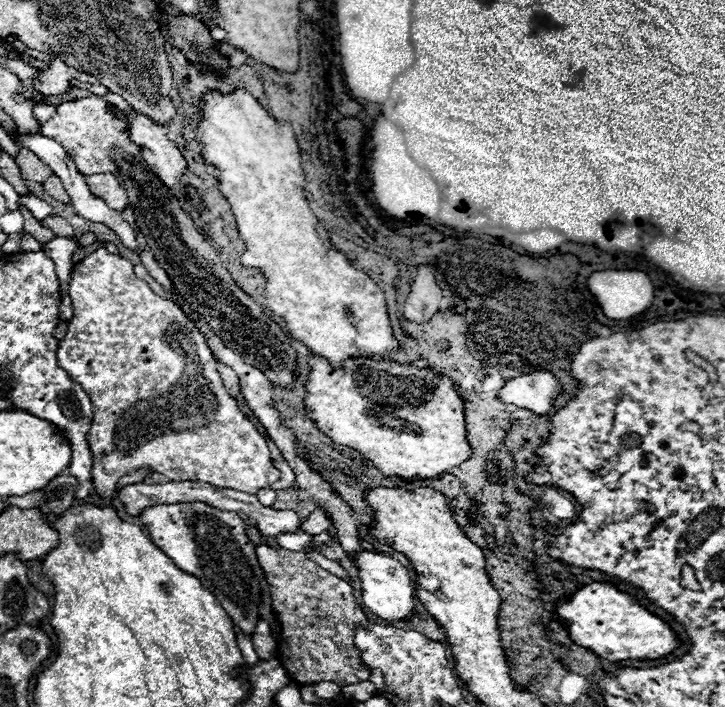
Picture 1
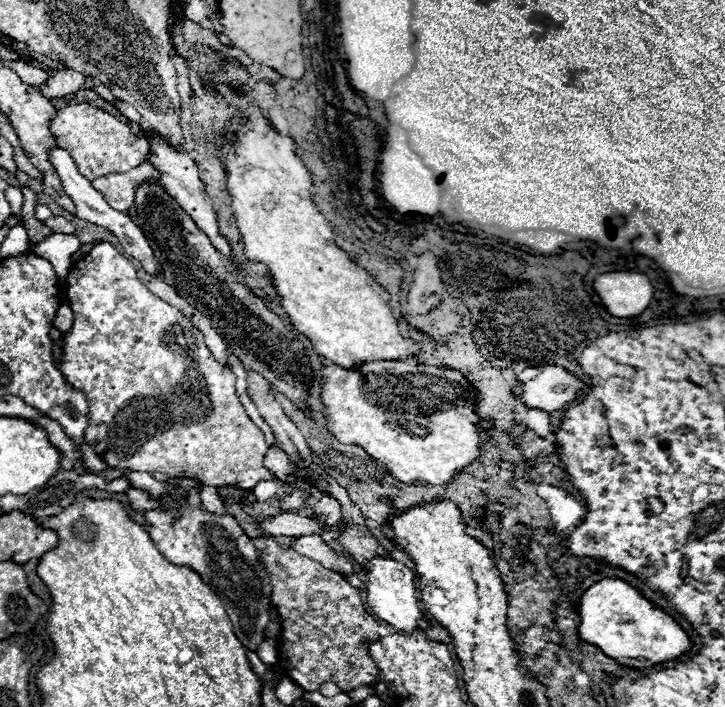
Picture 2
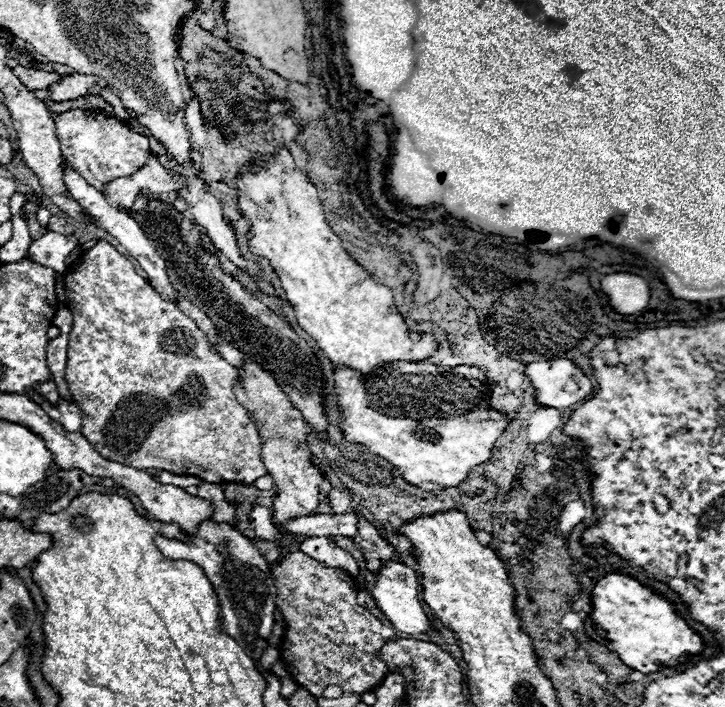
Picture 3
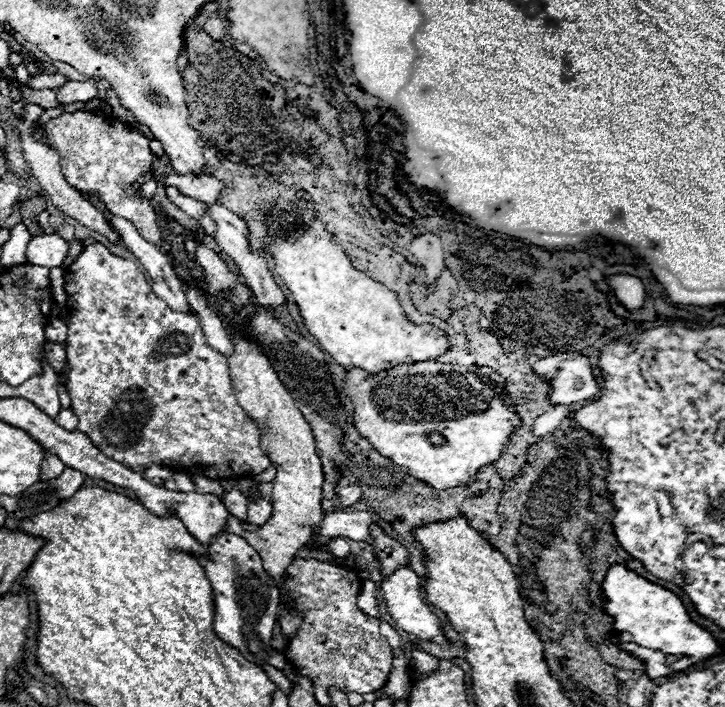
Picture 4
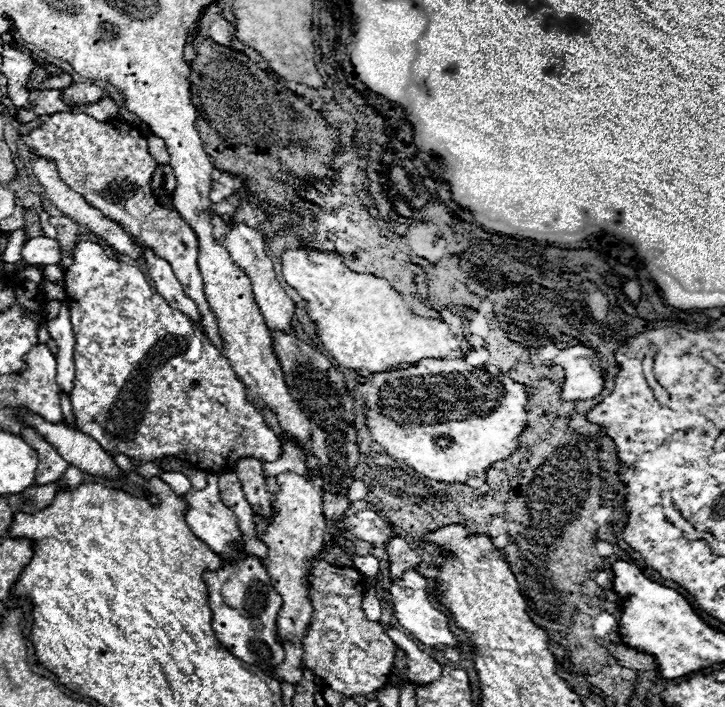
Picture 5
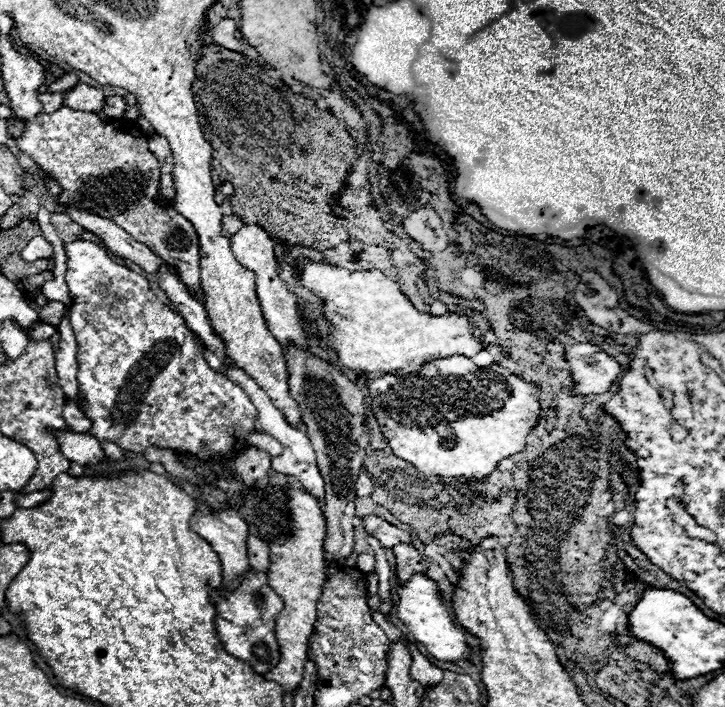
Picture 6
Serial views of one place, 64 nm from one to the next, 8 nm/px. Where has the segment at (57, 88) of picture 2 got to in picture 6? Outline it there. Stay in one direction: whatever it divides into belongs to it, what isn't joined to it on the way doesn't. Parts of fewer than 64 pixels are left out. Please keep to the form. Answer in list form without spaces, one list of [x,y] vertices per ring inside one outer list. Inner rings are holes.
[[[76,84],[72,90],[64,94],[64,104],[74,110],[84,112],[96,112],[104,106],[104,92],[102,88],[94,88],[88,84]]]

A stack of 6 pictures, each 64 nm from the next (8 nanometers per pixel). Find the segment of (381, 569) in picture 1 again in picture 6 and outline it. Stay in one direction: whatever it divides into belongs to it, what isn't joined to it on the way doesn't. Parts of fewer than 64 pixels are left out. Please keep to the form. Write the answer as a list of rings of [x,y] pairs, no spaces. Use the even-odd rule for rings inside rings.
[[[414,574],[410,580],[402,582],[396,590],[396,616],[398,620],[412,632],[414,640],[418,640],[420,644],[424,644],[428,648],[428,652],[444,662],[452,662],[452,660],[468,660],[470,648],[464,642],[464,634],[454,626],[452,616],[448,614],[446,606],[442,604],[442,598],[438,594],[436,584],[426,578],[424,574]]]

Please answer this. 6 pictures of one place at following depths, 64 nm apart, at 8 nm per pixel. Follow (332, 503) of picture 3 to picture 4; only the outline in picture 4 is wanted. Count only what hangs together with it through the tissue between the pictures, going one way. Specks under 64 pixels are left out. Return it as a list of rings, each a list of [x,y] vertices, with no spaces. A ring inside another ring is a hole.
[[[354,484],[354,486],[336,486],[336,494],[340,498],[340,508],[348,508],[352,506],[354,502],[360,500],[362,496],[362,490]]]

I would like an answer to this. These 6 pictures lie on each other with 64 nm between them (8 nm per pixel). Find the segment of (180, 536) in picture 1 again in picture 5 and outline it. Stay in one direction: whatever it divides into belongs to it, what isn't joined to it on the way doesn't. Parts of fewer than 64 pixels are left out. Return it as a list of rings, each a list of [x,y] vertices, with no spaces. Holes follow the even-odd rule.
[[[244,542],[238,546],[238,560],[234,564],[222,564],[214,572],[204,572],[208,584],[208,602],[212,608],[212,630],[222,646],[248,664],[256,664],[262,670],[276,668],[284,662],[284,650],[276,644],[276,616],[282,608],[280,594],[272,588],[272,582],[256,556],[244,550]]]

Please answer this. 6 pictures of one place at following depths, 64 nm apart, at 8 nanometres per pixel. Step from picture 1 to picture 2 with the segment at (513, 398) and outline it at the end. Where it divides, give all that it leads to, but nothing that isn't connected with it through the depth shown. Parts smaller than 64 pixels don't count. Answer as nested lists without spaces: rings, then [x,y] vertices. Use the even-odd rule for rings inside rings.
[[[534,366],[520,372],[518,382],[522,386],[520,400],[544,412],[554,412],[564,408],[564,404],[576,400],[582,392],[584,382],[566,372],[560,366]]]

